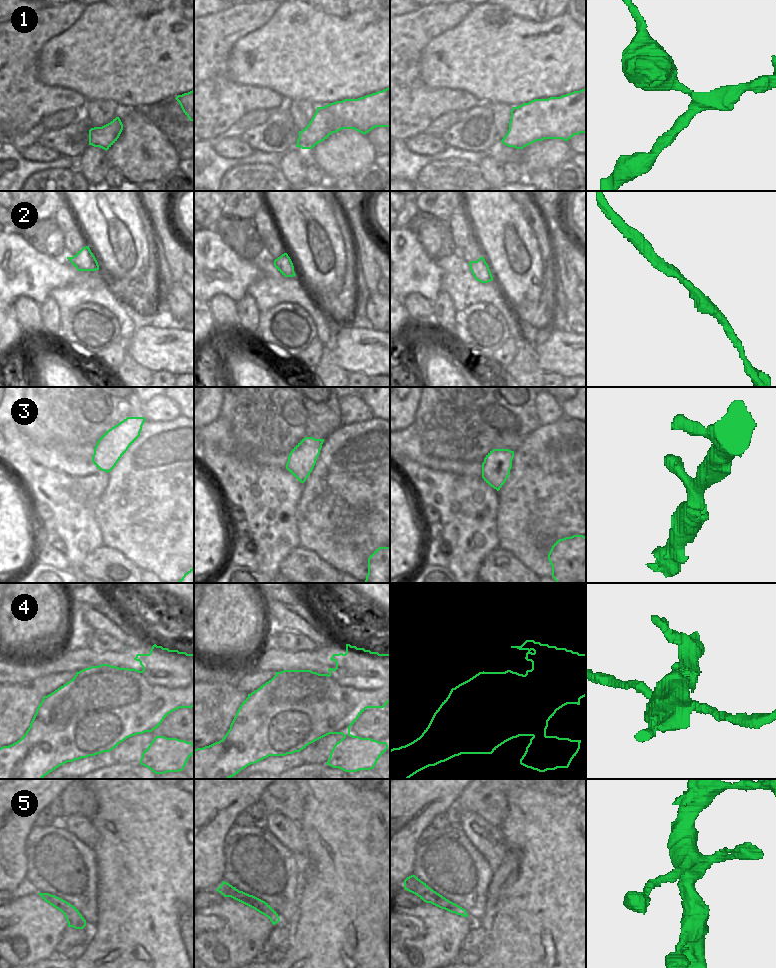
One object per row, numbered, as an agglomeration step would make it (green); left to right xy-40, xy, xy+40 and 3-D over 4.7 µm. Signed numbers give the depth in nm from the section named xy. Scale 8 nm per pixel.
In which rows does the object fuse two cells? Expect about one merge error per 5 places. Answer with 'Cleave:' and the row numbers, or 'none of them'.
Cleave: 4

